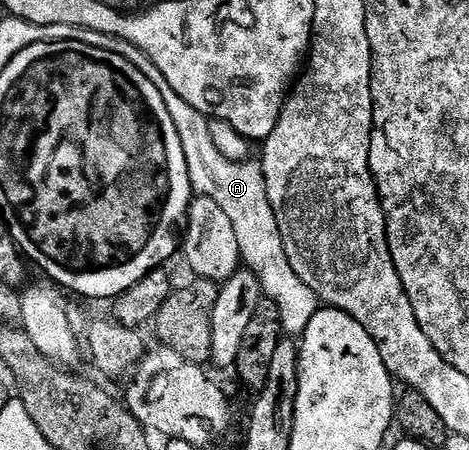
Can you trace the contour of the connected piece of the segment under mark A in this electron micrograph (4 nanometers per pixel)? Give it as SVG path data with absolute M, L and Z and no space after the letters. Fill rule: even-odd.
M56 25L52 29L52 39L55 43L92 45L92 49L104 49L104 53L116 53L116 57L124 57L133 67L140 69L140 73L144 73L144 77L148 77L152 85L156 85L156 93L164 97L168 117L172 117L172 125L176 125L176 133L180 133L180 145L184 147L184 161L188 163L191 188L198 195L212 197L212 201L216 201L216 205L220 205L220 209L228 213L228 218L232 220L232 229L236 229L236 241L240 245L242 263L256 273L262 286L263 296L271 299L276 309L280 309L283 336L301 337L308 329L308 321L316 317L320 309L320 300L315 291L308 289L308 285L300 281L296 269L292 269L288 261L288 253L280 237L278 222L272 213L272 205L268 201L261 162L242 163L243 161L229 159L224 153L220 153L220 149L214 143L215 132L210 131L211 124L206 116L192 109L188 101L179 97L168 85L168 81L164 81L156 65L152 65L152 61L148 61L148 57L144 57L140 49L131 47L125 39L107 35L102 29L93 31L85 25L77 27Z

